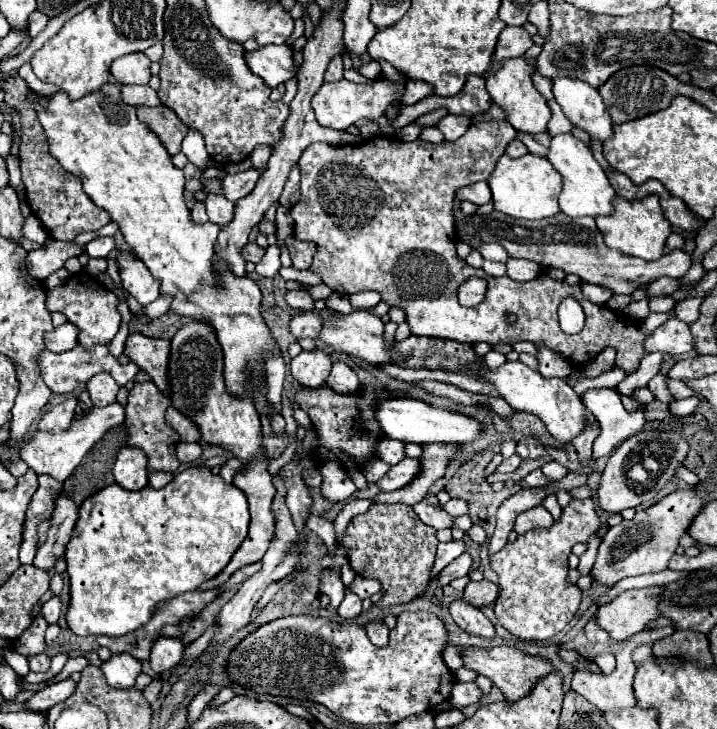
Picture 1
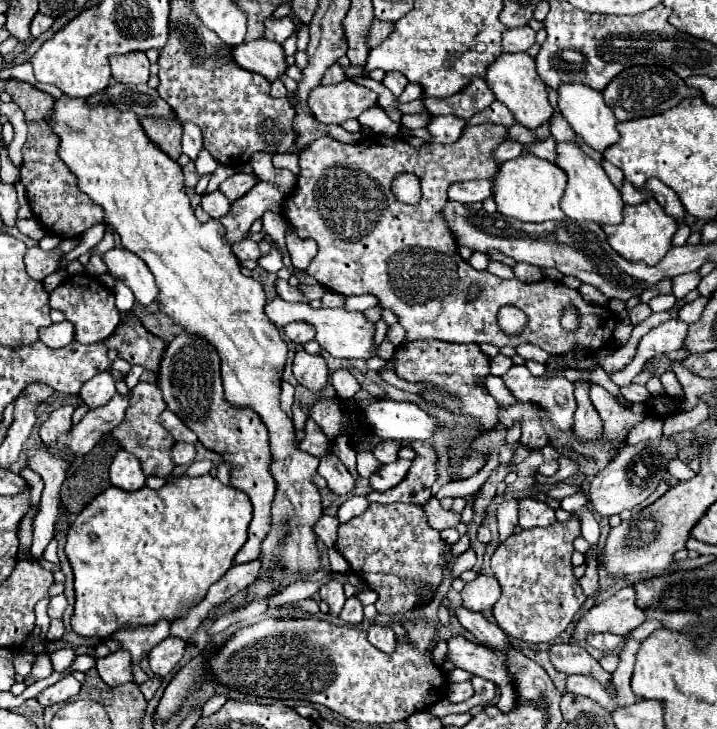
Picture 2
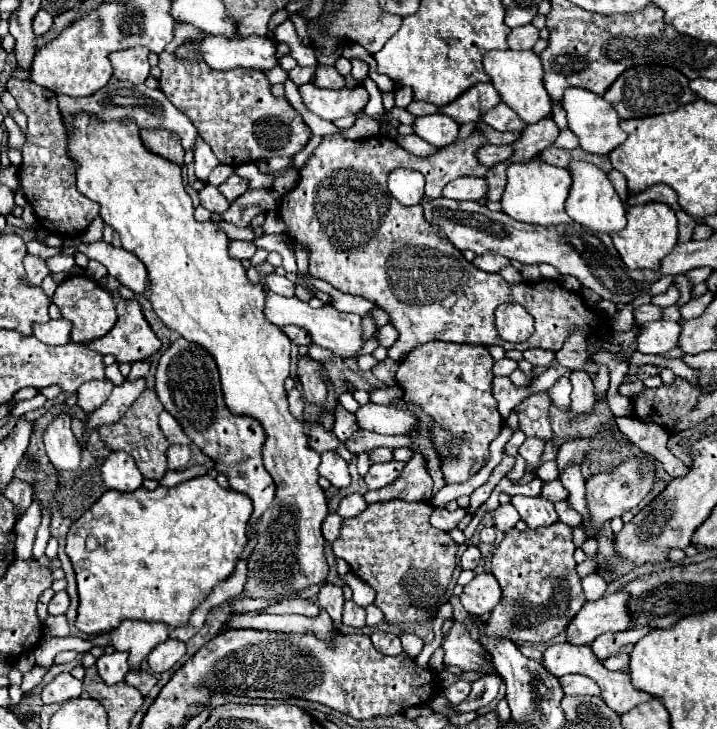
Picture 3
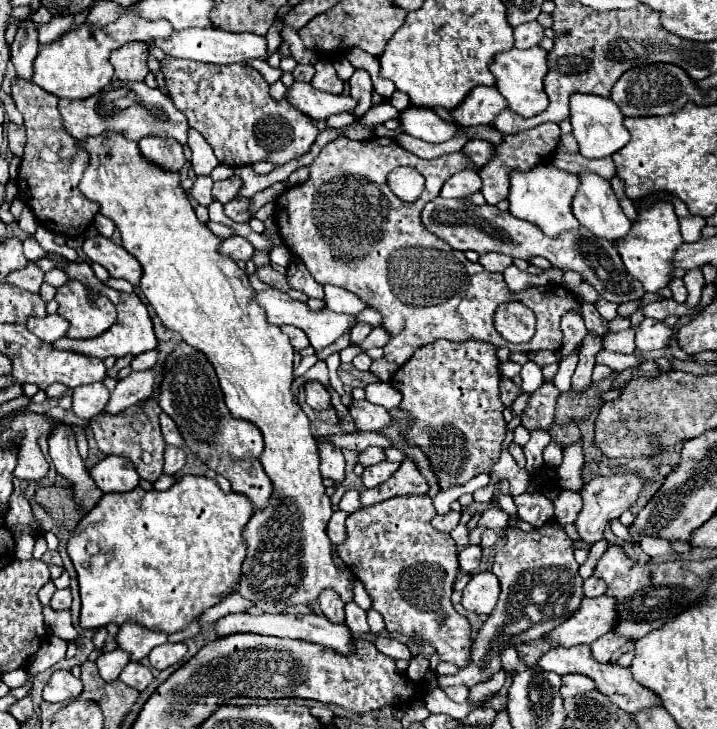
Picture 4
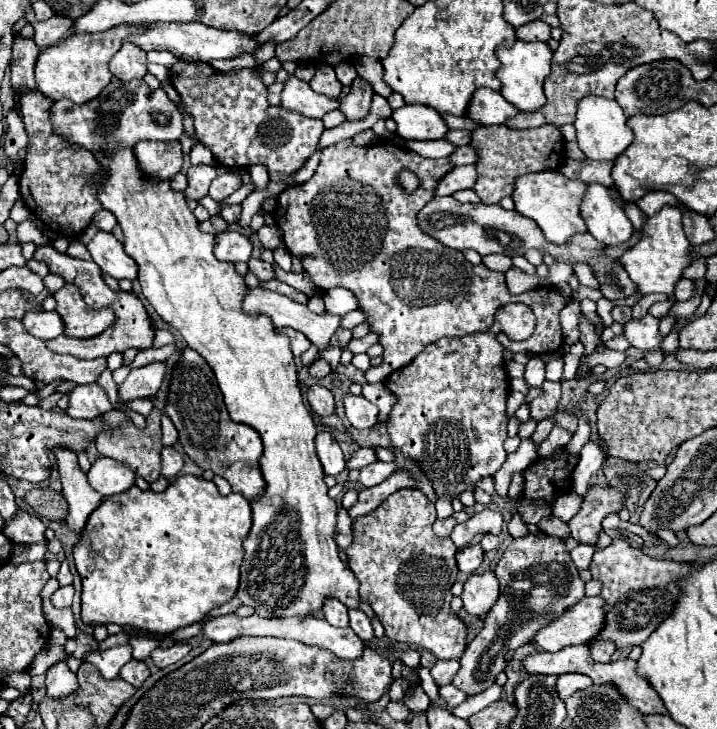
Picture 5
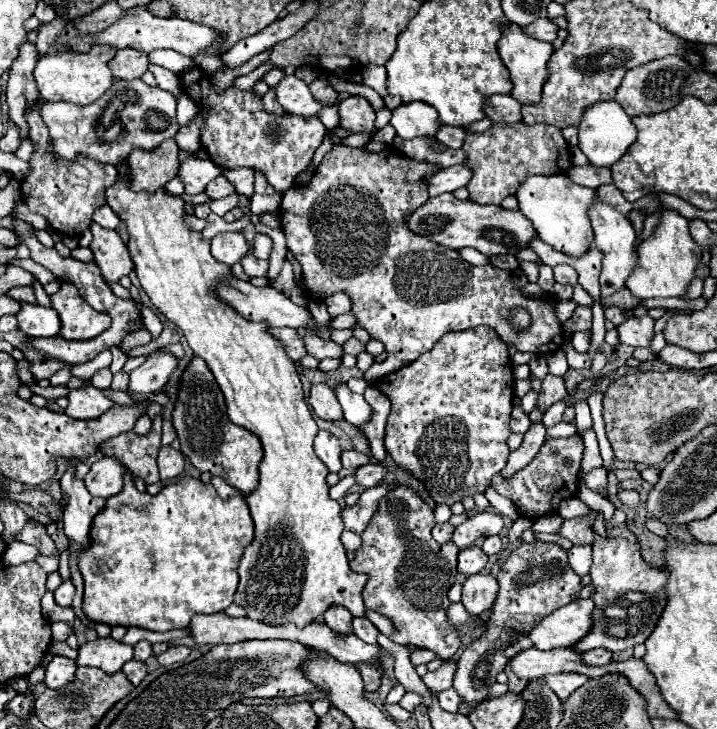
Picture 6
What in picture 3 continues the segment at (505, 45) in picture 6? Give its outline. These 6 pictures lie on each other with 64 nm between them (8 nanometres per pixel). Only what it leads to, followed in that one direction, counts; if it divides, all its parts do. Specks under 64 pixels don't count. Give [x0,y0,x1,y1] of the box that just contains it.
[484,50,550,124]

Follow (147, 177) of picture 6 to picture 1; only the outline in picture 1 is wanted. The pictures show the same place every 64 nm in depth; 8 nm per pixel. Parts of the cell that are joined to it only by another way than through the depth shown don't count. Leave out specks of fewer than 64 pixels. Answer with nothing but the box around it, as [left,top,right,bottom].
[138,106,188,156]

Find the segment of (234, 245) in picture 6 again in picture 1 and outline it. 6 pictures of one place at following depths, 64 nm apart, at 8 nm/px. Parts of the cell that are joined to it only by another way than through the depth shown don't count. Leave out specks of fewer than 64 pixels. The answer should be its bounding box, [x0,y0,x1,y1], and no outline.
[242,242,266,264]

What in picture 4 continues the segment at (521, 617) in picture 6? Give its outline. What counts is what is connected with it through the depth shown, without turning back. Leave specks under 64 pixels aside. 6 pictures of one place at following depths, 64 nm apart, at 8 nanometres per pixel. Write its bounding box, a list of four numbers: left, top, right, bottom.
[438,526,584,689]

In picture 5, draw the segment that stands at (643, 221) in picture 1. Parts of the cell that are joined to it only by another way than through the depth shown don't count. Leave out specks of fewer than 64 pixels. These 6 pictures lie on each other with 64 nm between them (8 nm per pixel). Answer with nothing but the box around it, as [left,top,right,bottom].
[620,206,690,294]

